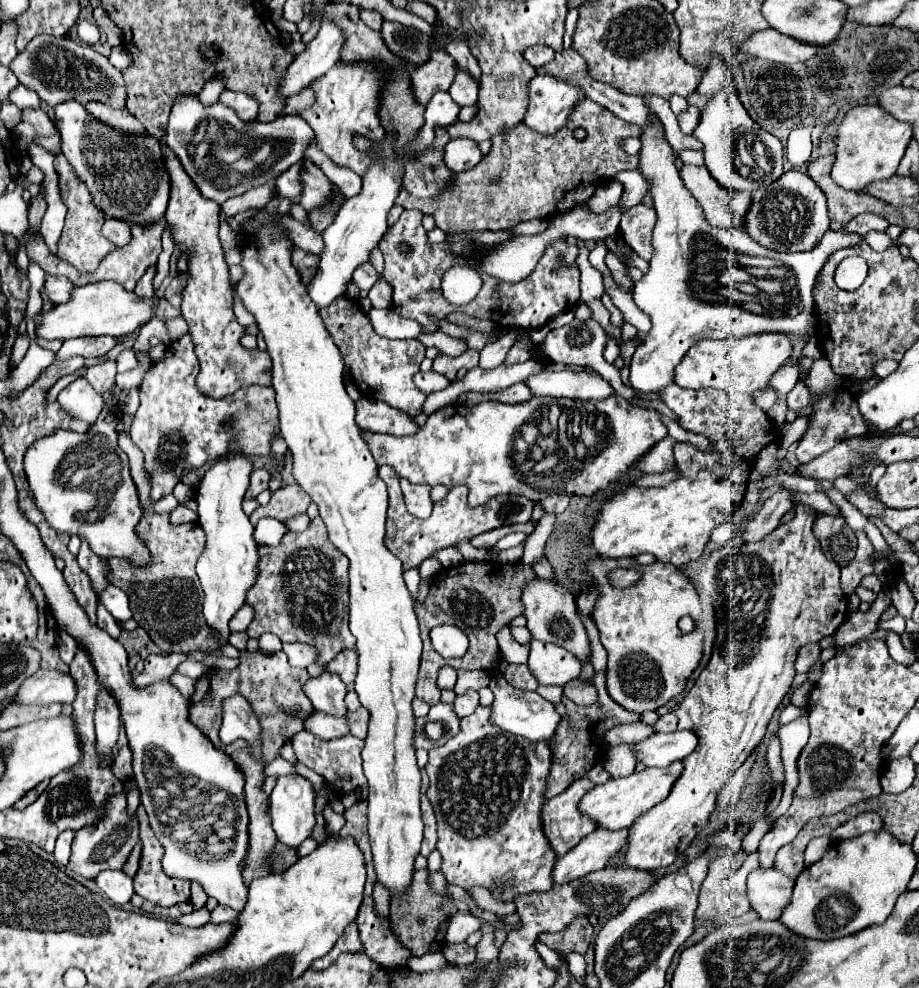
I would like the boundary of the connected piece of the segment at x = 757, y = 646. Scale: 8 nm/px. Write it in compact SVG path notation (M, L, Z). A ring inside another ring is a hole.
M796 504L794 518L762 540L742 546L726 544L702 562L696 582L710 594L716 612L712 658L680 708L654 724L656 732L696 728L700 744L684 758L684 772L668 798L630 826L626 866L656 872L670 866L690 846L708 824L720 788L764 738L774 710L790 692L798 650L834 634L846 620L840 568L828 564L812 532L818 516L814 508Z

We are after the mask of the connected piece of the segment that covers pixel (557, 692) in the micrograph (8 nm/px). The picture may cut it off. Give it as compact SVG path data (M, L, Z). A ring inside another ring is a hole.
M539 685L536 692L538 692L538 694L540 694L543 698L546 698L546 700L552 702L553 704L557 704L561 702L563 686Z

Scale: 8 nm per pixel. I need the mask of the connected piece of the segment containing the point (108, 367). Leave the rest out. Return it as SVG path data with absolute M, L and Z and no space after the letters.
M114 360L94 364L84 374L84 378L94 386L94 390L98 394L104 394L106 390L110 390L114 386L114 376L116 376L116 362Z

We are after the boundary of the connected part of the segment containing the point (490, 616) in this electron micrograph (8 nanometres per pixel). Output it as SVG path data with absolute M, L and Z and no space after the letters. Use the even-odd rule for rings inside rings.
M474 562L474 564L468 564L468 566L466 568L448 568L440 576L434 576L432 580L438 580L438 582L432 582L426 602L416 604L416 614L418 614L418 620L420 620L420 626L422 626L424 642L428 642L428 632L438 624L454 624L468 636L470 646L468 646L466 656L456 658L456 660L448 660L444 664L450 664L452 668L466 668L466 670L490 670L494 654L498 650L496 632L502 626L510 624L512 618L522 614L522 610L524 610L522 600L520 600L522 586L528 580L532 580L536 574L534 574L534 570L530 566L526 566L522 562L514 562L514 564L500 564L500 562L480 562L478 564L478 562Z

